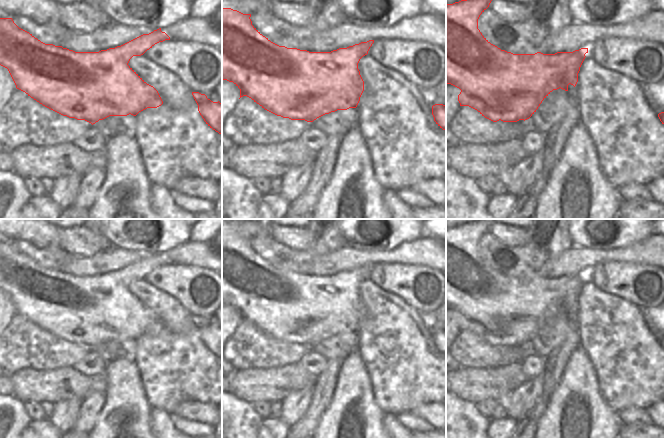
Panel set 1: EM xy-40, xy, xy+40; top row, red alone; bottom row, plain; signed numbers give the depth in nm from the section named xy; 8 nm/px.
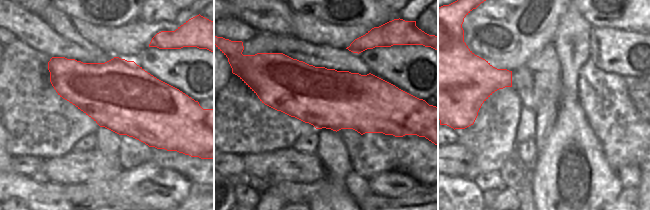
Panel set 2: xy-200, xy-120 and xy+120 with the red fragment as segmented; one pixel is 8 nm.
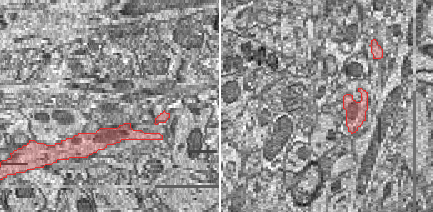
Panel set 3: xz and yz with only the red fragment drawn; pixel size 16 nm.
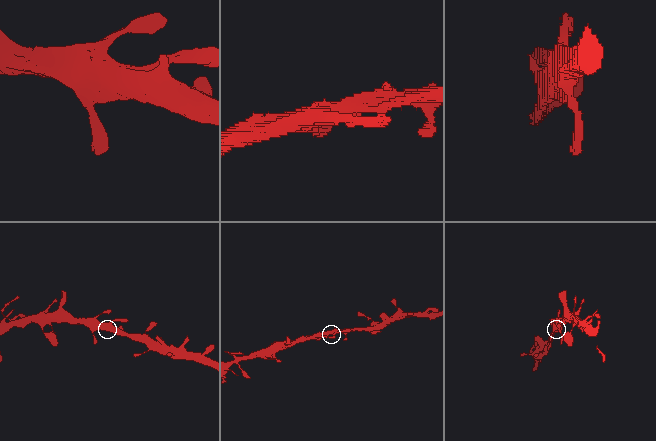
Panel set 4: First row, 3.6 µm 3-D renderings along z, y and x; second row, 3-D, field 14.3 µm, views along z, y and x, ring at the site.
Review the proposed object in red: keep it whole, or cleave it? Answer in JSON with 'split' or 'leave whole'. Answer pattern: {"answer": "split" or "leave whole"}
{"answer": "leave whole"}

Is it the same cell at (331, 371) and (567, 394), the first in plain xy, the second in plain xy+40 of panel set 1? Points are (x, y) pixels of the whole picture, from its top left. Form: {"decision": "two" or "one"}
{"decision": "two"}

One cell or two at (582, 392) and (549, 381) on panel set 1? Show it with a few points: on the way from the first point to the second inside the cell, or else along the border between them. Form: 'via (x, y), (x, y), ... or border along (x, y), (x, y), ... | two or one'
border along (567, 362), (547, 405) | two

